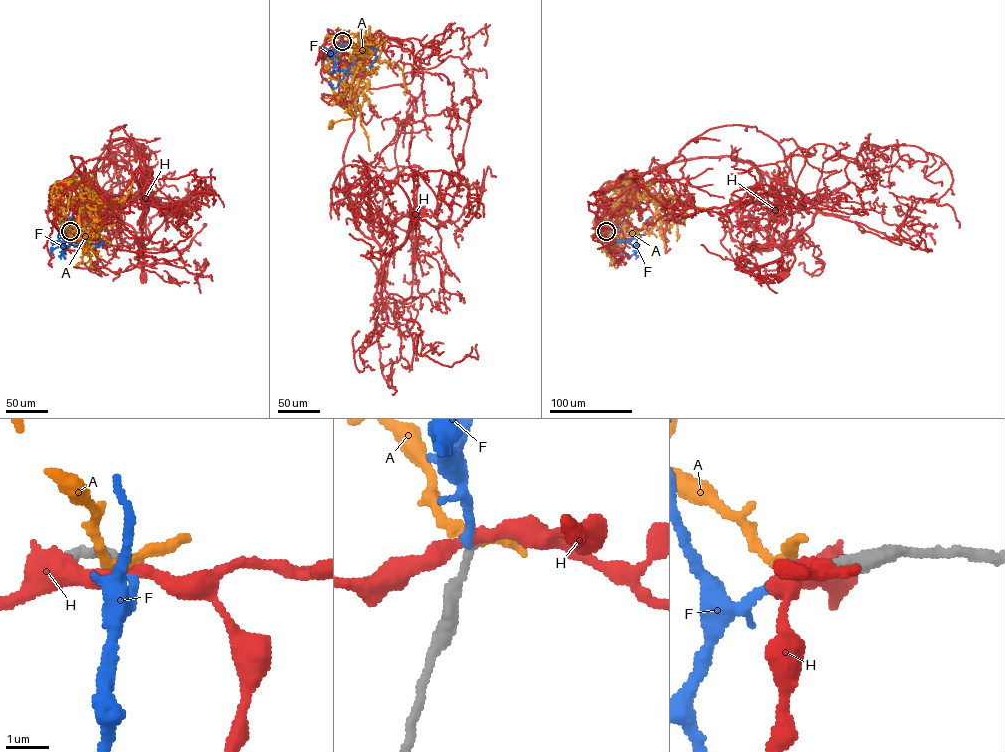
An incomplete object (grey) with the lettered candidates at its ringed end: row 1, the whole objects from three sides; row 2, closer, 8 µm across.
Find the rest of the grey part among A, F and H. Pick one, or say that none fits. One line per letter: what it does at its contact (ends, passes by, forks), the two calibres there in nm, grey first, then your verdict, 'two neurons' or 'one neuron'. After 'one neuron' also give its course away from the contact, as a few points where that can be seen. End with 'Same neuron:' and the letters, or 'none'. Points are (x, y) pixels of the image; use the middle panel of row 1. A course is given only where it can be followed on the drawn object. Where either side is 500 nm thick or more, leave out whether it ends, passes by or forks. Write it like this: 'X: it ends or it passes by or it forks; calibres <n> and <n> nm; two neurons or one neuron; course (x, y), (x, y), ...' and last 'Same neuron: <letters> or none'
A: it passes by; calibres 170 and 260 nm; two neurons
F: it ends; calibres 190 and 190 nm; one neuron; course (342, 41), (359, 51), (337, 86), (333, 87), (330, 80)
H: it passes by; calibres 170 and 300 nm; two neurons
Same neuron: F

